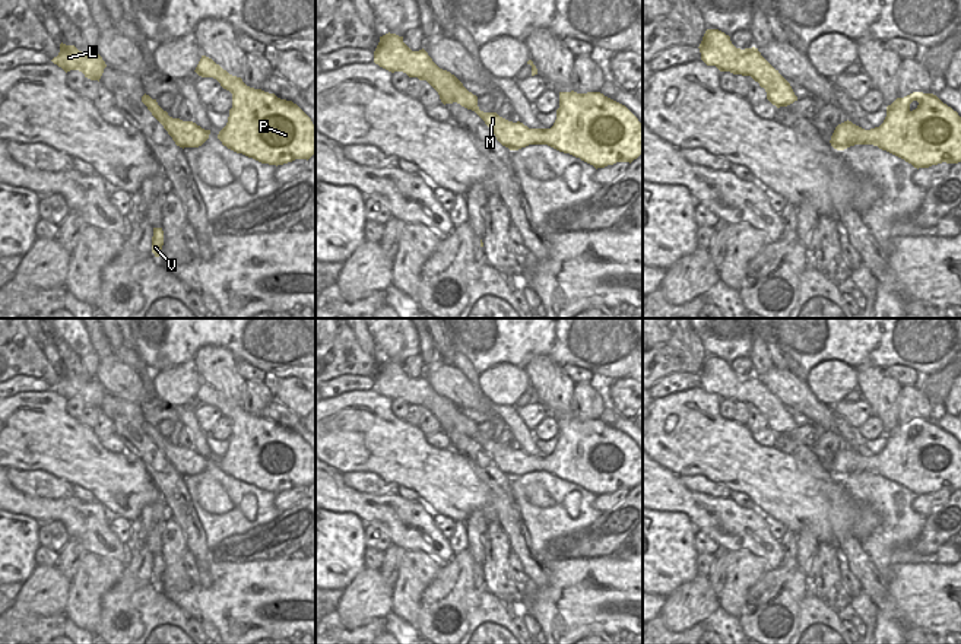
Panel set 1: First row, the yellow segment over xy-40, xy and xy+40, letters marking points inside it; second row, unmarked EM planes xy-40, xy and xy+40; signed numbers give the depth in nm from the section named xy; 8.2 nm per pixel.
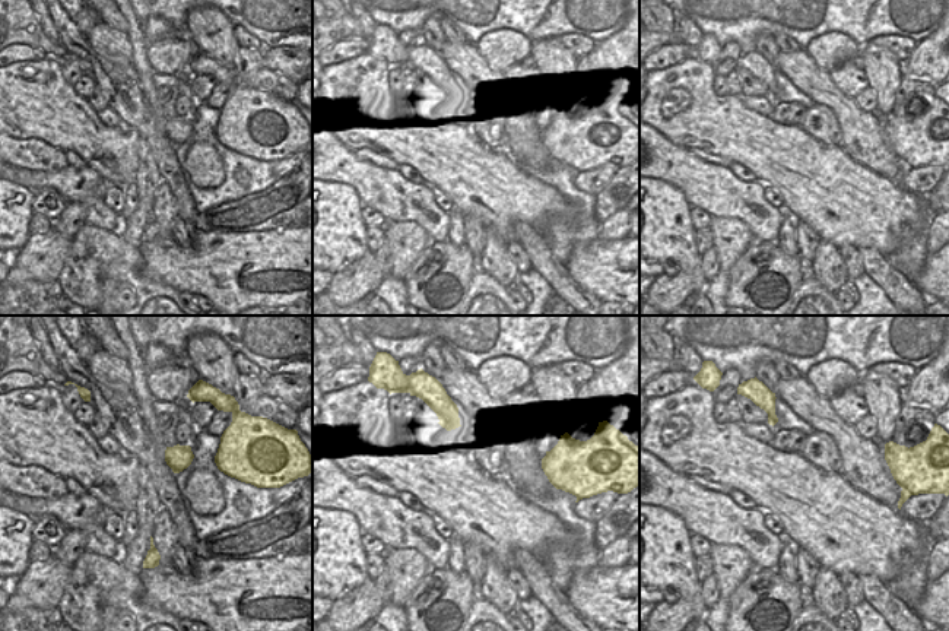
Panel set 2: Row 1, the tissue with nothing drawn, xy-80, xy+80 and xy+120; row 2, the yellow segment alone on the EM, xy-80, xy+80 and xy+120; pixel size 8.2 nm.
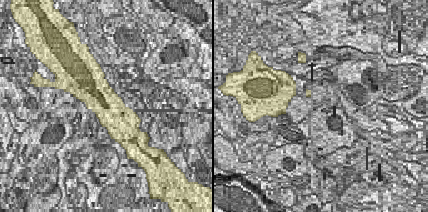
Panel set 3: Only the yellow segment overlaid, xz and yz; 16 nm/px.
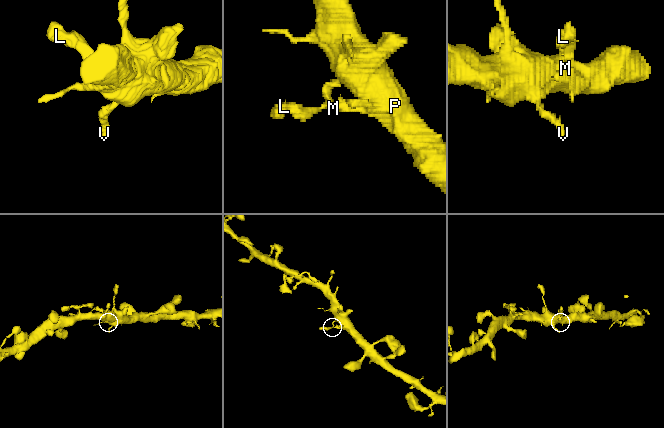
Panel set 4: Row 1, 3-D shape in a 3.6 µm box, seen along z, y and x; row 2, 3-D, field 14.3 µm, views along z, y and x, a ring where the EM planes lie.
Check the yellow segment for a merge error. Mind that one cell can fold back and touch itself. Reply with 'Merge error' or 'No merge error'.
No merge error.

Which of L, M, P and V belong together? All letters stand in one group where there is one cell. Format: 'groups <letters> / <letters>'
groups L M P V

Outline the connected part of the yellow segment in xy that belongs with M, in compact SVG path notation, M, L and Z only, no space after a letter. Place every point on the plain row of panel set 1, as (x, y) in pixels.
M386 361L374 378L374 390L394 400L426 407L441 429L457 429L475 438L510 478L529 472L548 472L597 495L616 489L632 489L643 480L643 451L622 431L600 419L559 419L559 435L551 456L529 456L508 448L497 440L483 440L478 423L469 419L450 399L440 396L422 375L412 378L403 364Z

